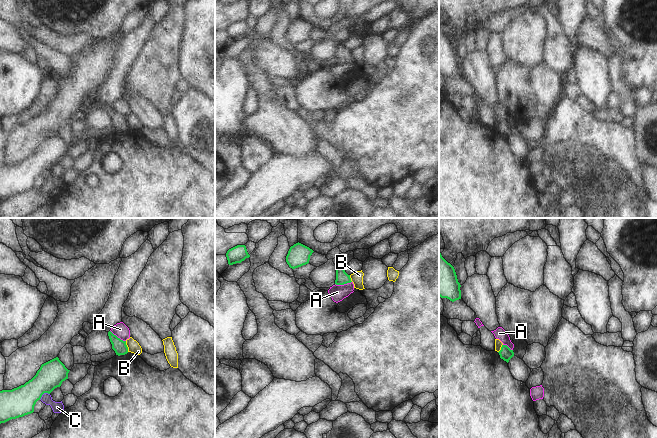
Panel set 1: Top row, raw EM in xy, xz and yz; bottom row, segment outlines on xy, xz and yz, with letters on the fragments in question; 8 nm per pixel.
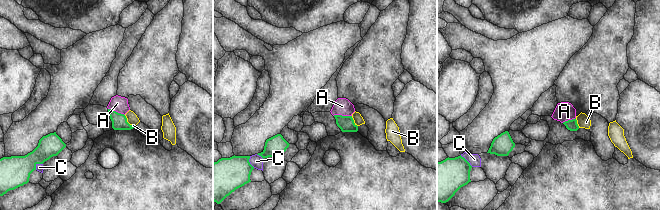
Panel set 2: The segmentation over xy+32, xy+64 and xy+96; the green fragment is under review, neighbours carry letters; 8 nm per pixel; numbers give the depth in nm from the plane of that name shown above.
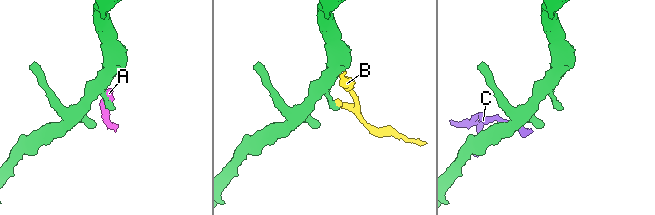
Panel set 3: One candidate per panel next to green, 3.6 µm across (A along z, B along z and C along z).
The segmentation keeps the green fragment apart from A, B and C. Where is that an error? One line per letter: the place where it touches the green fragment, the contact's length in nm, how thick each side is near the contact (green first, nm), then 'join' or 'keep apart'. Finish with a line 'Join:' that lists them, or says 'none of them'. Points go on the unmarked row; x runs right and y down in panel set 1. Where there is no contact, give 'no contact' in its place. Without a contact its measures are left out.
A: contact xz (343, 60); length 140 nm; calibres 100 and 130 nm; keep apart
B: contact xy (126, 122); length 90 nm; calibres 110 and 100 nm; keep apart
C: contact xy (43, 169); length 100 nm; calibres 240 and 90 nm; keep apart
Join: none of them

